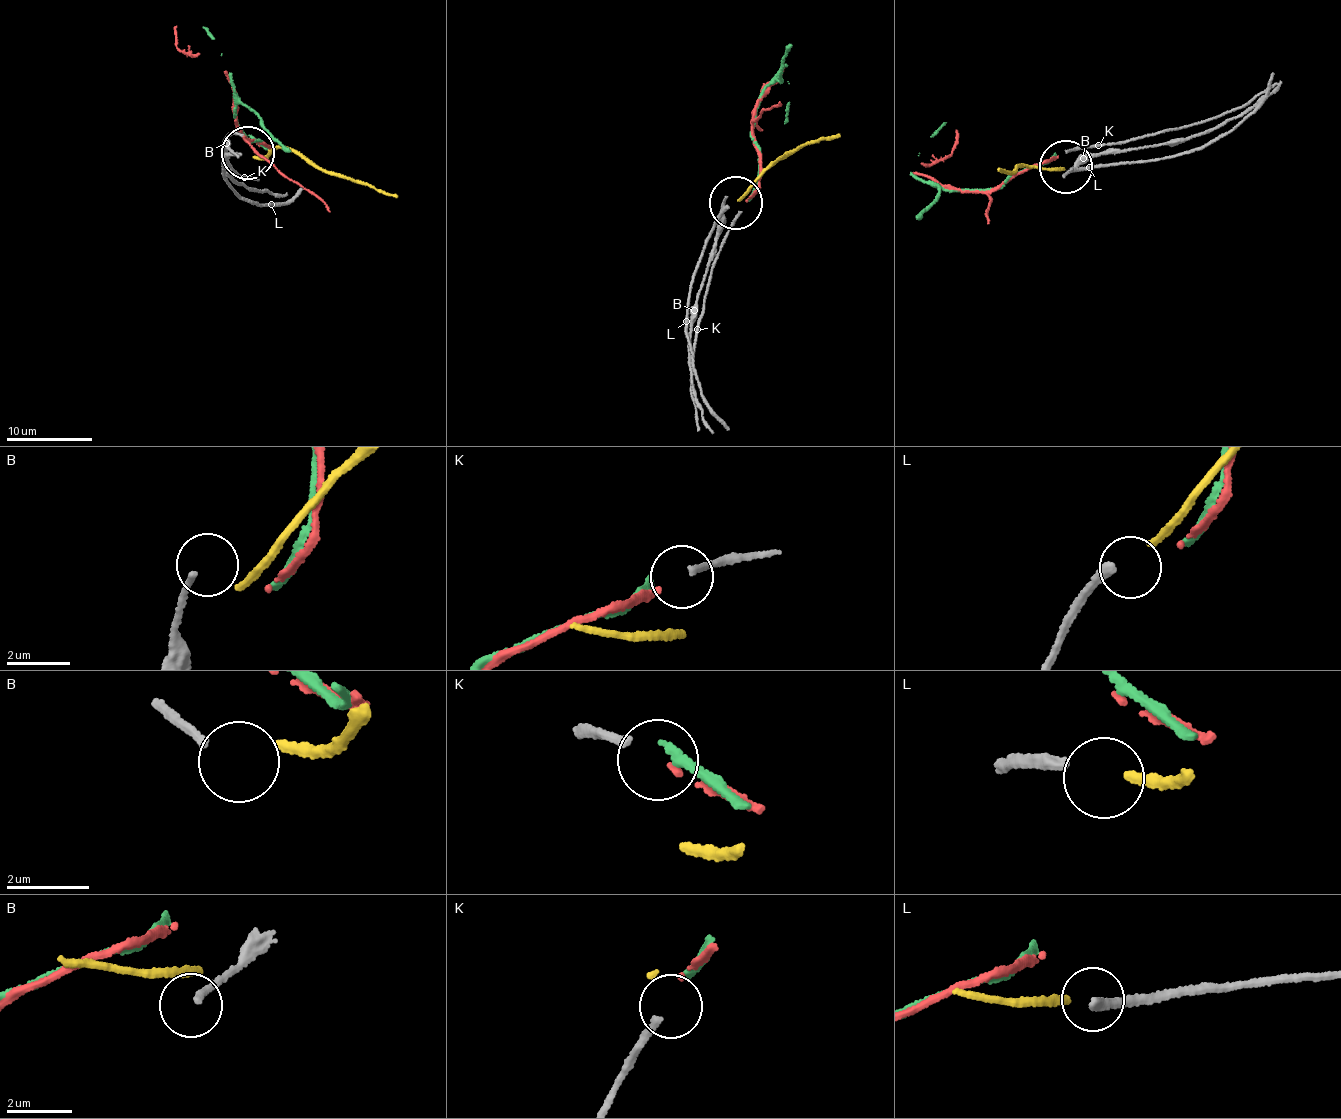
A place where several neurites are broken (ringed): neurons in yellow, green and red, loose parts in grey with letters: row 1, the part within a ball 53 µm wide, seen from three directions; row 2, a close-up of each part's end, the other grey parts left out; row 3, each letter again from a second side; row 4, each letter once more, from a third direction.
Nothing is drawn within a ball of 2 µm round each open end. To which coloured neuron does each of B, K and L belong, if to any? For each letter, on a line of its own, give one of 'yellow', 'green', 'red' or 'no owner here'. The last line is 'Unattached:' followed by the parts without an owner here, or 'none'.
B: no owner here
K: no owner here
L: yellow
Unattached: B, K

